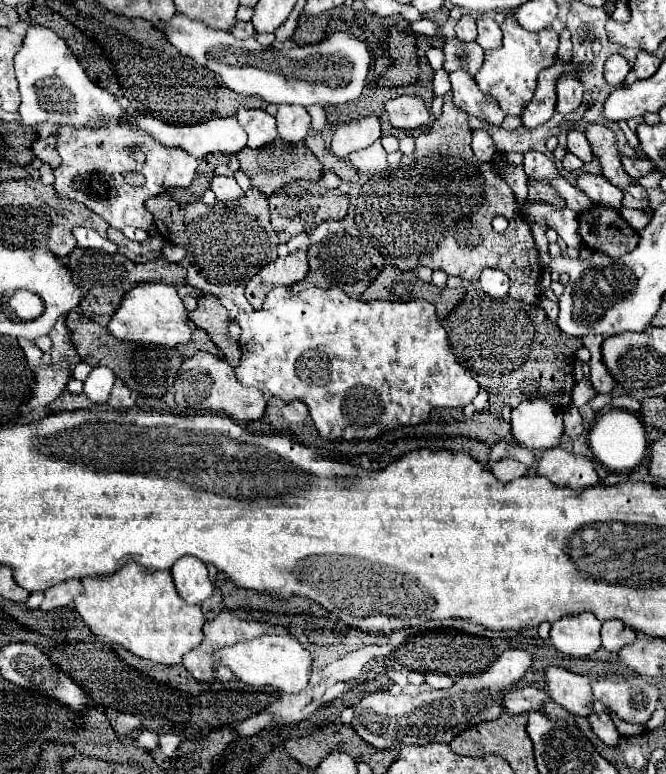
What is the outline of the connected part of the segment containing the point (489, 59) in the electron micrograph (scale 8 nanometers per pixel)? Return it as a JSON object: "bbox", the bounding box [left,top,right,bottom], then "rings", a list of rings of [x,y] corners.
{"bbox":[475,13,559,115],"rings":[[[513,13],[505,15],[505,21],[501,23],[501,31],[503,31],[503,45],[499,49],[485,51],[485,63],[475,75],[475,81],[483,93],[497,99],[505,115],[521,115],[525,105],[533,97],[539,71],[553,65],[553,61],[557,59],[559,37],[551,27],[541,29],[537,33],[523,29],[521,25],[517,25]]]}

